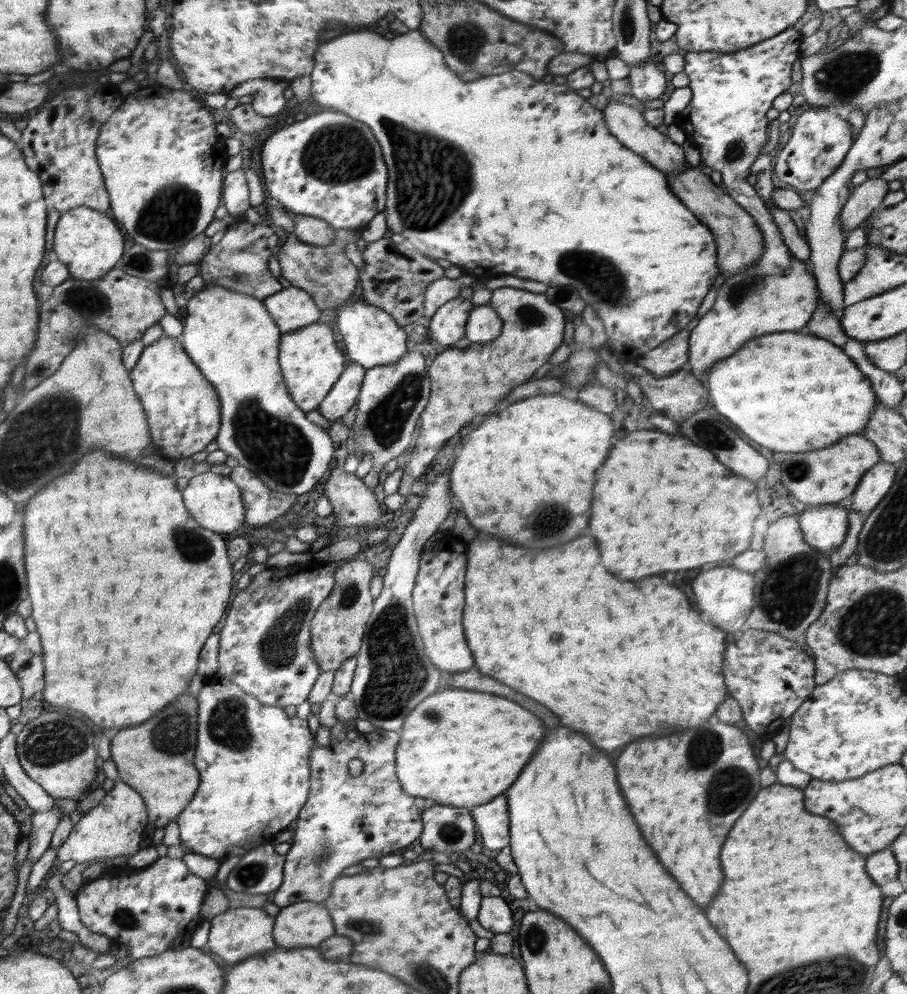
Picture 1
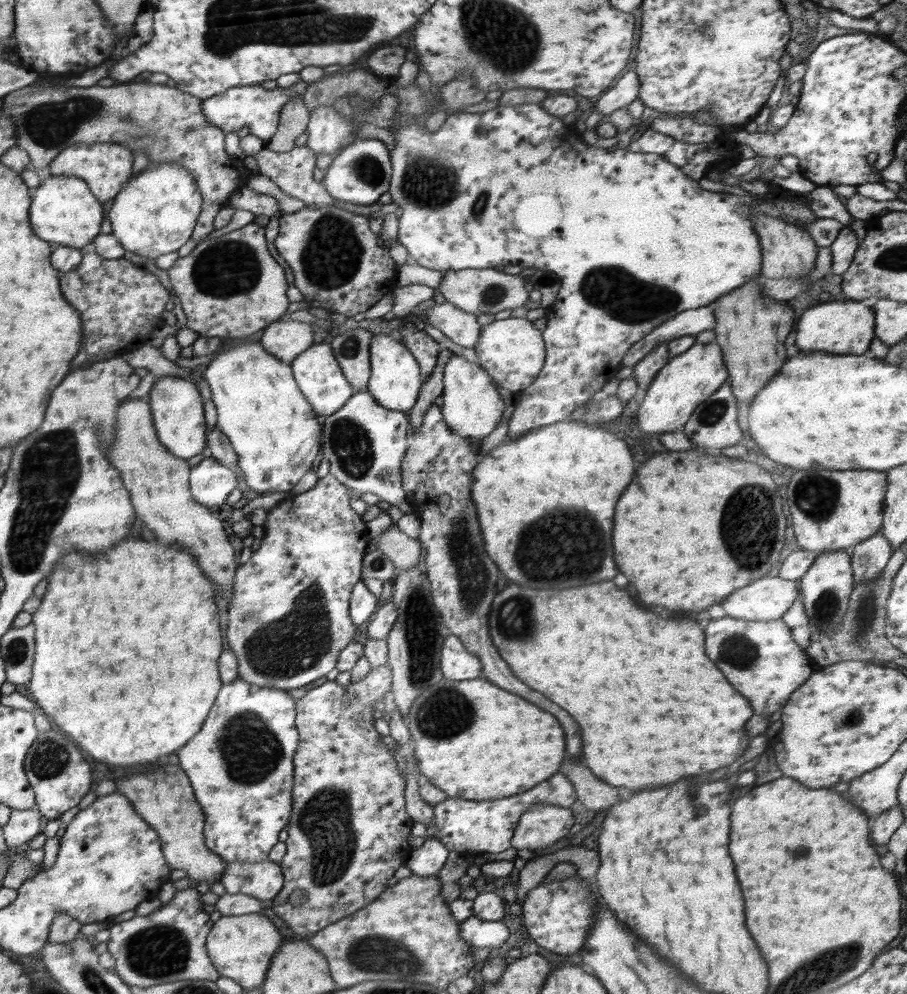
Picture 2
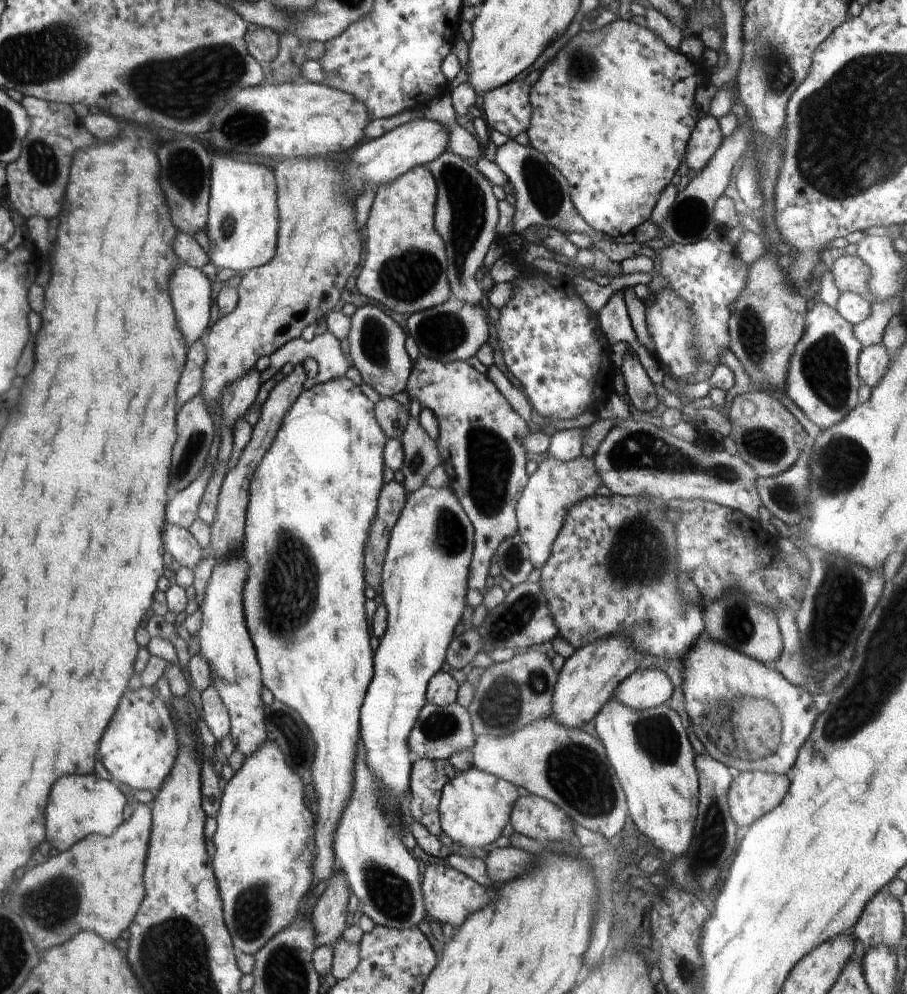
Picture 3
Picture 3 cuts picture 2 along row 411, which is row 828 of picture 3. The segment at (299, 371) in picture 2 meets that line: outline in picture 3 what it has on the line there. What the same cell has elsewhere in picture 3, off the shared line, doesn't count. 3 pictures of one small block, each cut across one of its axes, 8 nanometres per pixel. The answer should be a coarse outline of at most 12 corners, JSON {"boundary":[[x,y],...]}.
{"boundary":[[304,389],[250,482],[244,614],[316,752],[332,877],[374,674],[364,546],[387,436]]}

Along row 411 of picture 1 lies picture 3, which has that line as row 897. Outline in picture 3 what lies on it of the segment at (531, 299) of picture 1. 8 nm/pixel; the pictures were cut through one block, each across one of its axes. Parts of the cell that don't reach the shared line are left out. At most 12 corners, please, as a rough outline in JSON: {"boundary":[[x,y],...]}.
{"boundary":[[446,861],[427,866],[428,917],[456,930],[492,902]]}

